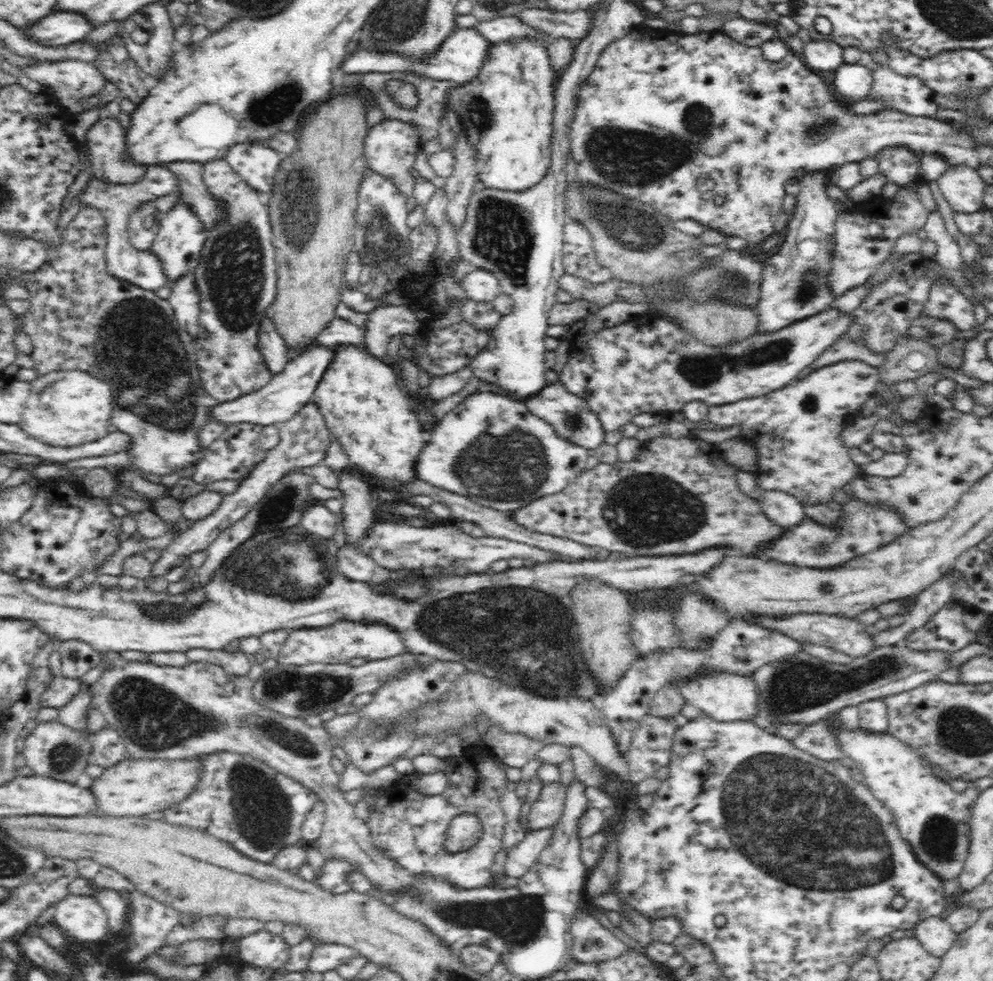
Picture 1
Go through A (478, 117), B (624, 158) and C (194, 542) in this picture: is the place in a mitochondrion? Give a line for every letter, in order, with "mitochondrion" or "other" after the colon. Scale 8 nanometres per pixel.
A: mitochondrion
B: mitochondrion
C: other

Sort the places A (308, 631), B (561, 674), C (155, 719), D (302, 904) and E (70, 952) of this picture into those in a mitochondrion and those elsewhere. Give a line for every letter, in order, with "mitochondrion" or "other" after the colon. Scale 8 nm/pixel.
A: other
B: mitochondrion
C: mitochondrion
D: other
E: other

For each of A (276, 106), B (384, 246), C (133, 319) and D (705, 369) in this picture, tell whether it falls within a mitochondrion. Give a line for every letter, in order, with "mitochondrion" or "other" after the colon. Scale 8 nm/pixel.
A: mitochondrion
B: mitochondrion
C: mitochondrion
D: mitochondrion

